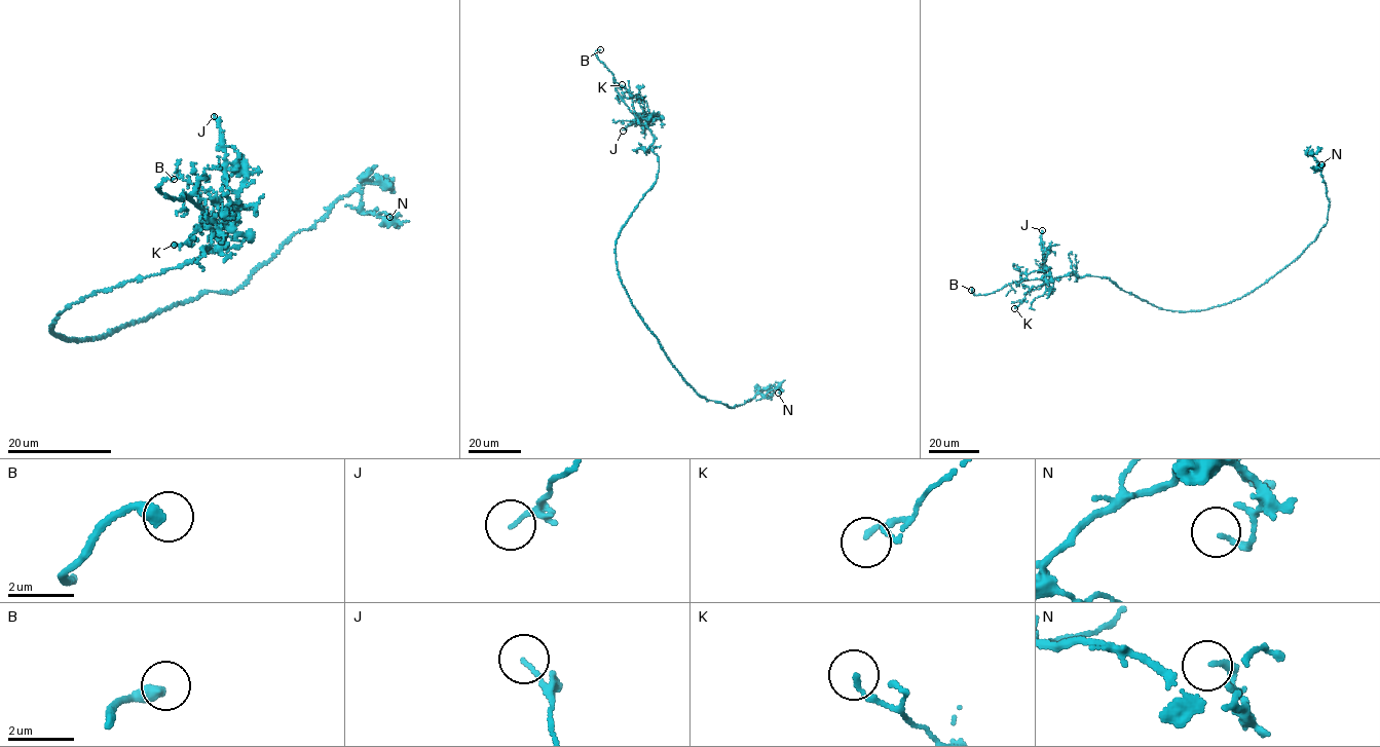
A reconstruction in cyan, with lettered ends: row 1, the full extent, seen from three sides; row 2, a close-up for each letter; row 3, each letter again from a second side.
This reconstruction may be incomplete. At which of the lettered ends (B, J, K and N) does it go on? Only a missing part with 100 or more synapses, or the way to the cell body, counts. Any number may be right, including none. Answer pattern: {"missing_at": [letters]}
{"missing_at": ["B"]}

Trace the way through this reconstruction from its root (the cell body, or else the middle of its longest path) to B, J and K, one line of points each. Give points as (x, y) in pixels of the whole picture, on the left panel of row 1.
B: (53, 332), (82, 298), (224, 240), (216, 230), (228, 224), (160, 193), (174, 179)
J: (53, 332), (82, 298), (224, 240), (216, 230), (238, 199), (214, 116)
K: (53, 332), (71, 304), (192, 261), (224, 240), (216, 230), (230, 227), (197, 226), (186, 243), (174, 245)

